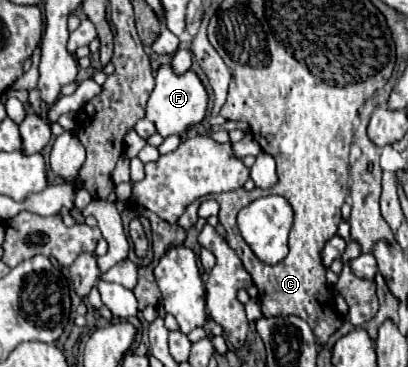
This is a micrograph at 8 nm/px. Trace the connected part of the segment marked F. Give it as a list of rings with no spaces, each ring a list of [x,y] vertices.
[[[162,63],[156,73],[156,85],[146,105],[146,119],[150,119],[162,137],[166,135],[184,135],[188,129],[202,123],[208,109],[208,91],[202,85],[196,71],[186,71],[176,75],[170,63]]]

